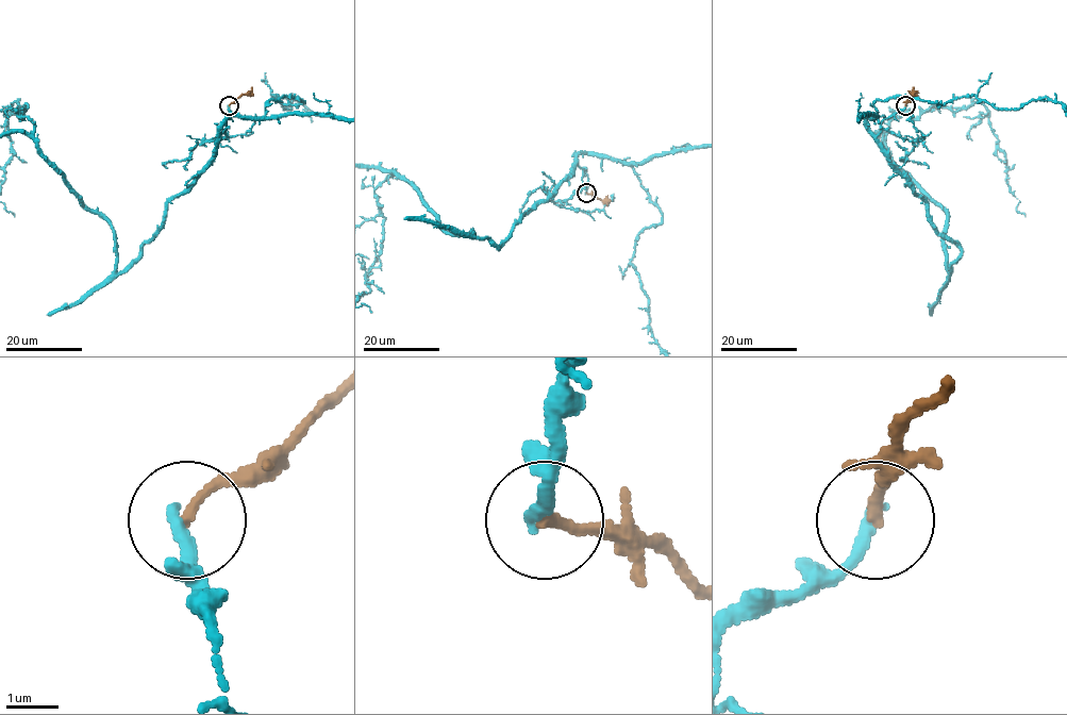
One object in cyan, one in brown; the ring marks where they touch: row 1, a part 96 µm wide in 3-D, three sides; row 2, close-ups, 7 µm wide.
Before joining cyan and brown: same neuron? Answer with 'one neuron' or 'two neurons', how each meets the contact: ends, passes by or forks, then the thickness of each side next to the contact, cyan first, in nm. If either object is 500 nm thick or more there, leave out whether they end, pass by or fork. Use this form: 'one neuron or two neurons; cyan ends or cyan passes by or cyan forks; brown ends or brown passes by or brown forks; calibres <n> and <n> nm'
two neurons; cyan ends; brown ends; calibres 280 and 200 nm

